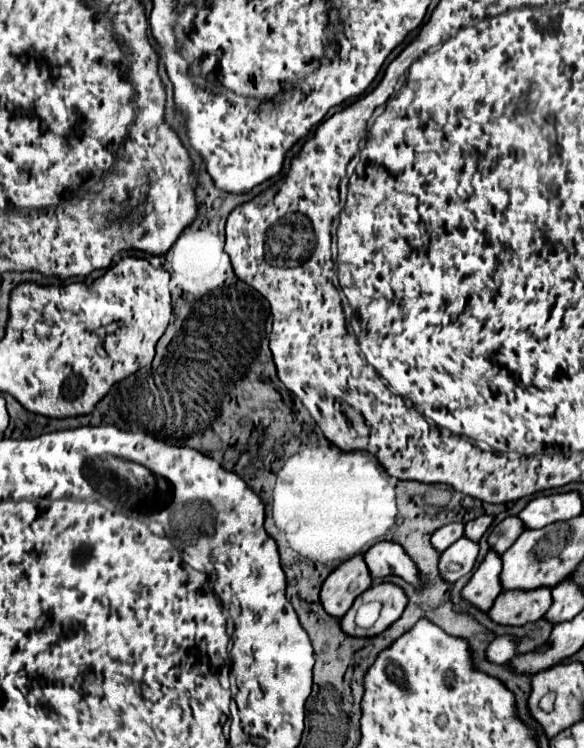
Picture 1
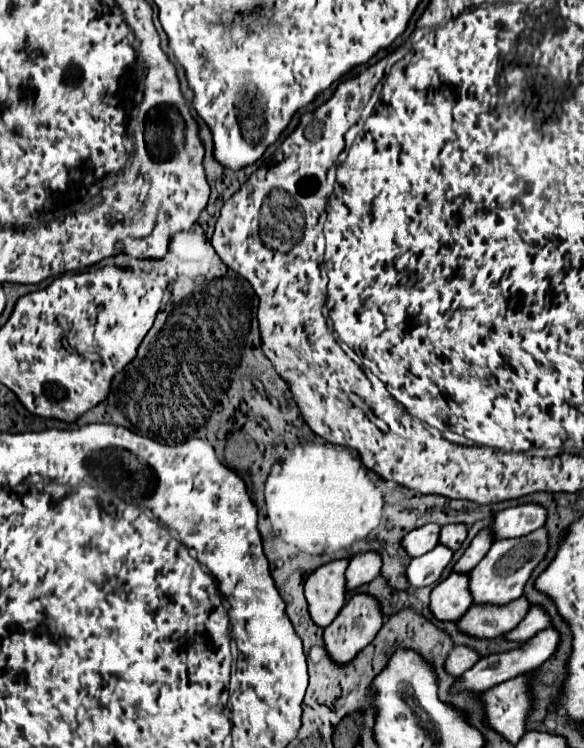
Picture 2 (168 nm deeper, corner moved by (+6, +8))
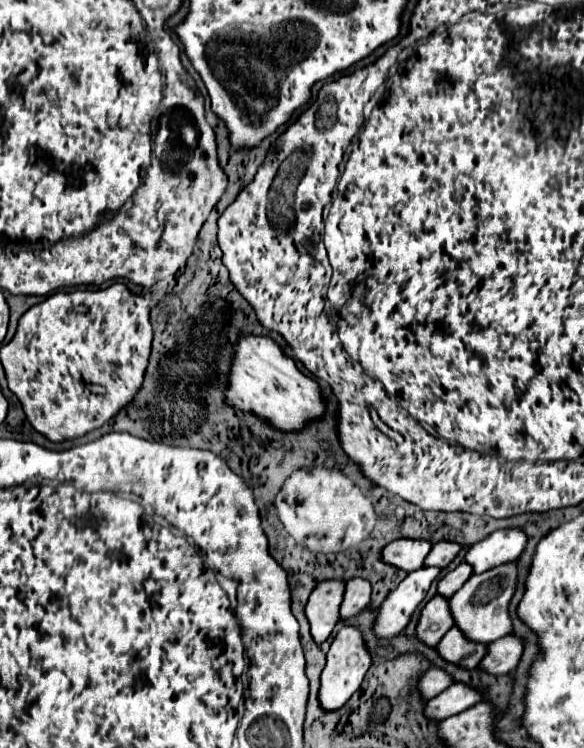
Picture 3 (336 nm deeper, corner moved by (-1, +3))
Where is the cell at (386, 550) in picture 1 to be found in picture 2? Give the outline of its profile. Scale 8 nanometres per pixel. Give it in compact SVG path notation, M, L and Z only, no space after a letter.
M375 550L355 554L351 558L347 574L345 574L347 576L347 590L353 590L353 588L377 578L381 574L381 566L383 566L381 554Z

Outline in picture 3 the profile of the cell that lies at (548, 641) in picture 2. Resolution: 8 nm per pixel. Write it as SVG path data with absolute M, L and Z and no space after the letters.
M456 683L428 701L428 705L424 707L424 717L428 717L428 721L444 721L446 717L458 715L468 707L474 707L480 699L482 697L478 691L464 683Z

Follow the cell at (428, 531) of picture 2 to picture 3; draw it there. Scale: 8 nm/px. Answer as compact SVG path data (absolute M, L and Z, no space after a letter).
M396 539L382 549L380 557L384 563L388 563L392 567L398 567L398 569L404 569L406 573L412 573L412 571L422 567L430 549L432 549L430 541Z

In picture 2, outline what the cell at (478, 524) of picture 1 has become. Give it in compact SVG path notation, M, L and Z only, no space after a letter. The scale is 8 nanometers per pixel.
M447 524L441 528L441 544L457 550L467 538L467 524Z

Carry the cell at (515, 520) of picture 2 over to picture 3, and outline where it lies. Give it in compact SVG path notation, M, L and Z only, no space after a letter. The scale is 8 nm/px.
M502 529L500 533L492 533L484 541L472 545L466 551L464 561L472 567L472 573L478 575L514 561L524 551L524 547L524 533L516 533L514 529Z

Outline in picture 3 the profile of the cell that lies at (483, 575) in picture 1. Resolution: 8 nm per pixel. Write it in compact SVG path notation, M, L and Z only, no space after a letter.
M434 595L422 609L416 637L428 647L436 647L438 641L452 629L452 615L448 613L448 599Z

